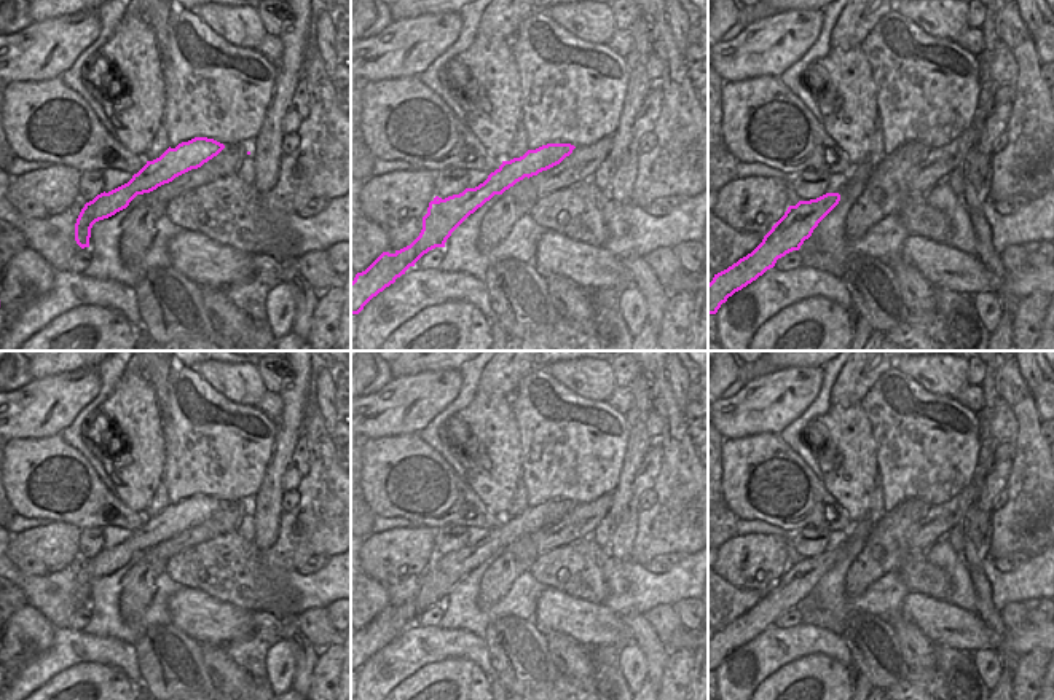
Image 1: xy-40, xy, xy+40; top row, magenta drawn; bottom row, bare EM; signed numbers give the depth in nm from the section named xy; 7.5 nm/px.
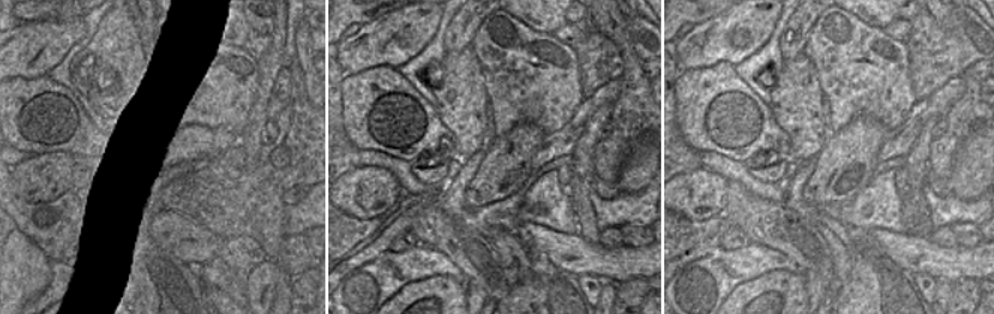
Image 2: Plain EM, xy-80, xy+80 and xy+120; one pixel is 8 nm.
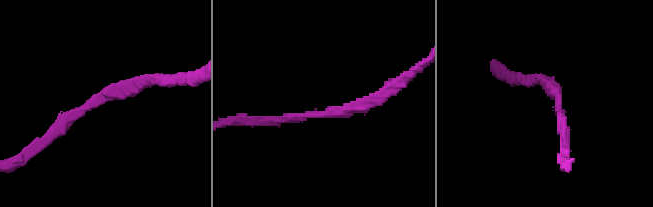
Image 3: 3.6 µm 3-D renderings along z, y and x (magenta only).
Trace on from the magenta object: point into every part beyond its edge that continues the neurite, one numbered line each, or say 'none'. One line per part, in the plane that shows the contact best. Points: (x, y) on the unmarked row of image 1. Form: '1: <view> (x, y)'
none

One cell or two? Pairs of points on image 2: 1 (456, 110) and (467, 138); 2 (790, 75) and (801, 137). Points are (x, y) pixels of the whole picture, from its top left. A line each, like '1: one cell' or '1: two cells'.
1: one cell
2: one cell

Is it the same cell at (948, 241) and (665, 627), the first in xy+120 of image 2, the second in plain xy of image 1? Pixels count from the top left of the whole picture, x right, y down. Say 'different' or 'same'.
same

